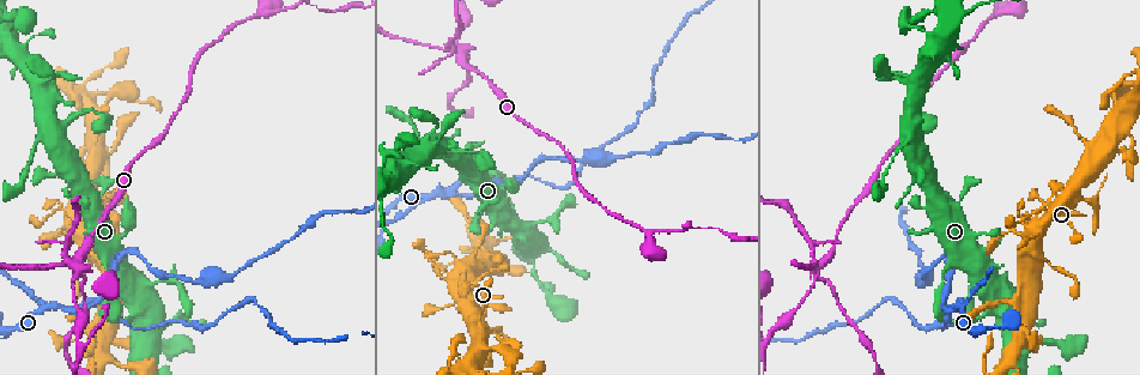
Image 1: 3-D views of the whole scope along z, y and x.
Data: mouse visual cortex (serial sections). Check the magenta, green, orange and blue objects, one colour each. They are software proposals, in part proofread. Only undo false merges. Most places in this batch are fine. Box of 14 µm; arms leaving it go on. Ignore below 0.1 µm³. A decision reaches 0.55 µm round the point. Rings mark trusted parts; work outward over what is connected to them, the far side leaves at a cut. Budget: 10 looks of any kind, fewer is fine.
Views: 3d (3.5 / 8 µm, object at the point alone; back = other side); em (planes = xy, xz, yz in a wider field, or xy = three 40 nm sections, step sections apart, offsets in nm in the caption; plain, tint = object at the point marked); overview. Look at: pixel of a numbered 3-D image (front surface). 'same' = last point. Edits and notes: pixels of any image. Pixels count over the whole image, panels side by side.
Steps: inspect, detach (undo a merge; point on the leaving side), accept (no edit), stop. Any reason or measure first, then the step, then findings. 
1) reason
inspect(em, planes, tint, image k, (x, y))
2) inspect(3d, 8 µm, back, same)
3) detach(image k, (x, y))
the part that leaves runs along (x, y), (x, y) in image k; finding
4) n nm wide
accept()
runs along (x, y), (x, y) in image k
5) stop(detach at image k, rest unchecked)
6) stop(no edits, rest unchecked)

thin neck
inspect(3d, 3.5 µm, image 1, (481, 242))

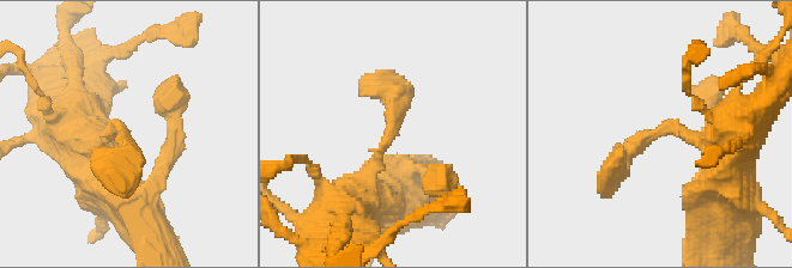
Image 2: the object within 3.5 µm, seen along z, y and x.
inspect(em, xy, step 1, tint, image 2, (654, 134))

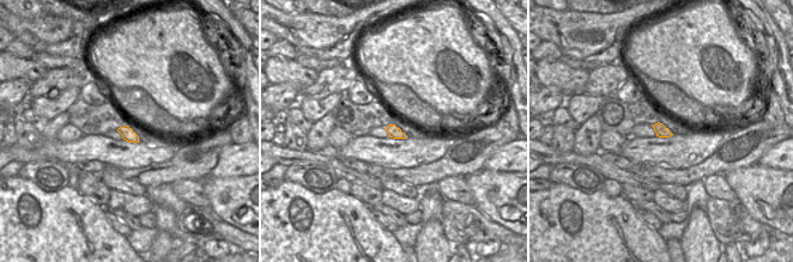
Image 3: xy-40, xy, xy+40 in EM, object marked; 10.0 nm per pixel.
accept()
one cell here

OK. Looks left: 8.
sharp bend
inspect(3d, 3.5 µm, image 1, (957, 305))

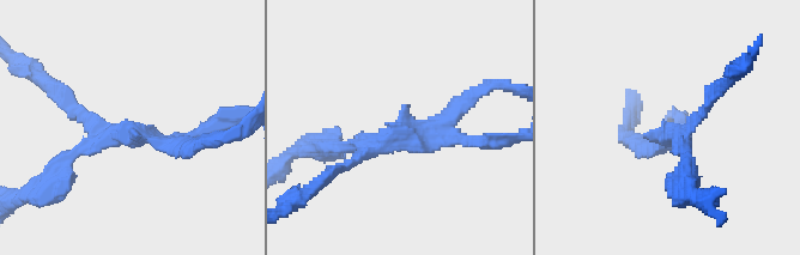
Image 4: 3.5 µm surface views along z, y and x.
4 arms; arms of 150, 150, 200, 200 nm; need the tissue
inspect(em, xy, step 2, tint, image 4, (673, 135))

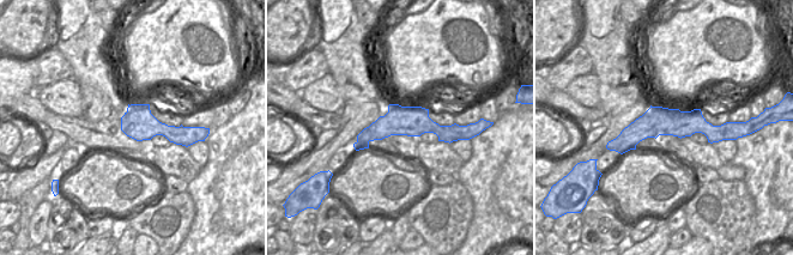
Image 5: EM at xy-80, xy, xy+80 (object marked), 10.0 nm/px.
detach(image 4, (220, 119))
the part that leaves runs along (408, 139), (515, 137) in image 4; a second cell is stuck on

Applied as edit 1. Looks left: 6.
abrupt turn
inspect(3d, 3.5 µm, image 1, (460, 50))

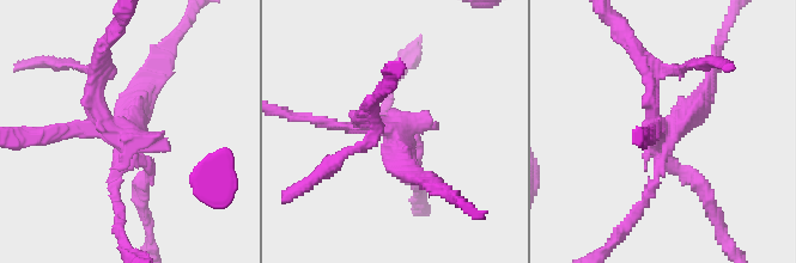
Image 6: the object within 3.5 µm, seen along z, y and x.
detach(image 6, (143, 188))
the part that leaves runs along (120, 130), (95, 108), (109, 35) in image 6; two cells meet here

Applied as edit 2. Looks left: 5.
inspect(overview)

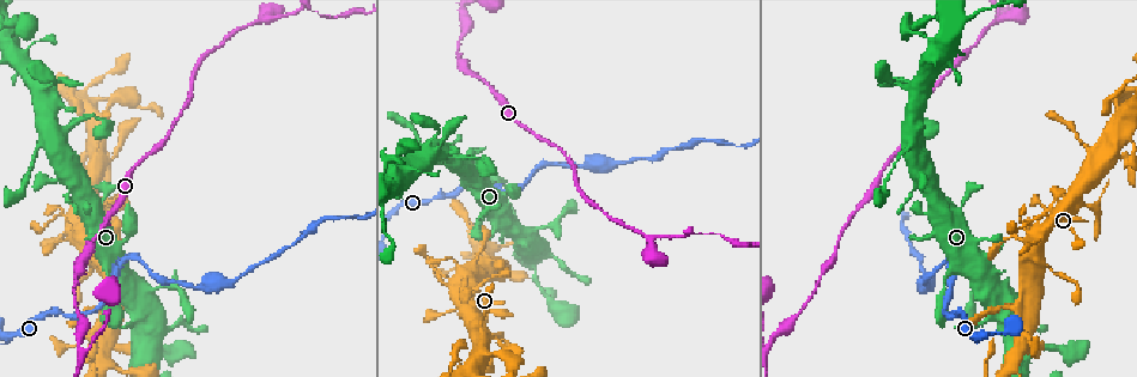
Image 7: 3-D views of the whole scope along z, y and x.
abrupt turn
inspect(3d, 3.5 µm, image 7, (920, 138))

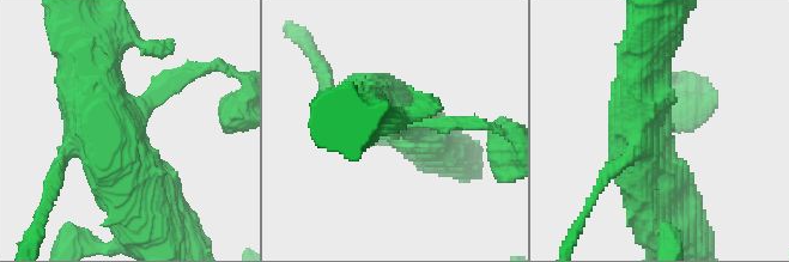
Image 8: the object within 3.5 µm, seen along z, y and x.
need the tissue
inspect(em, planes, tint, image 8, (130, 117))

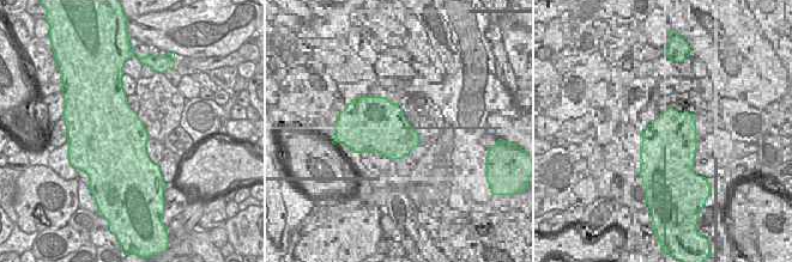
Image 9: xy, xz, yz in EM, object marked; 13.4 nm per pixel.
accept()
runs along (144, 195), (92, 103), (92, 55) in image 8; continuous, no second cell

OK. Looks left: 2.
stop(detach at image 4, detach at image 6, rest unchecked)

